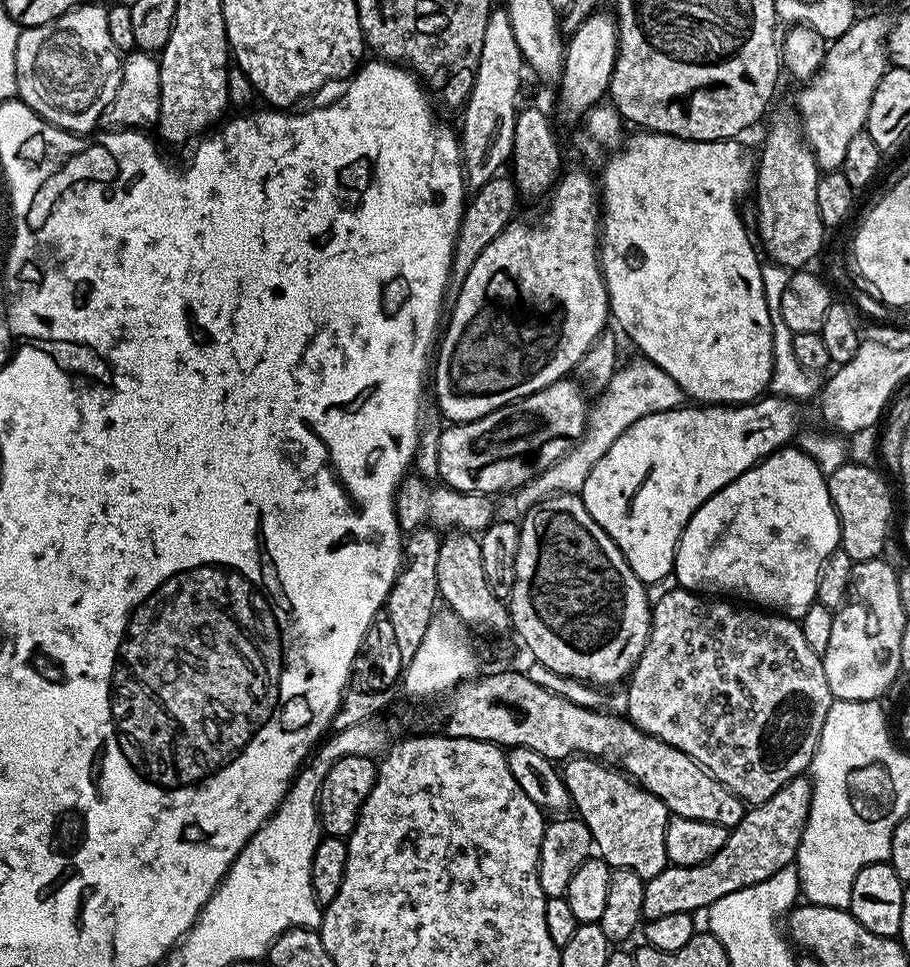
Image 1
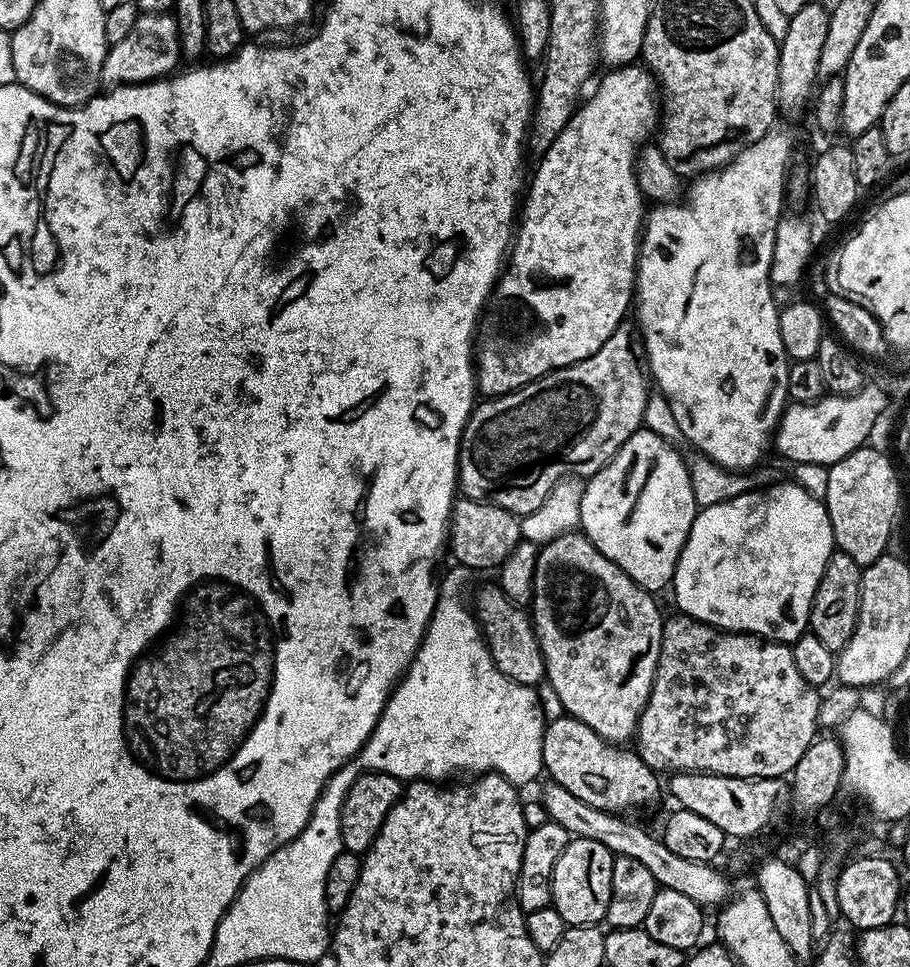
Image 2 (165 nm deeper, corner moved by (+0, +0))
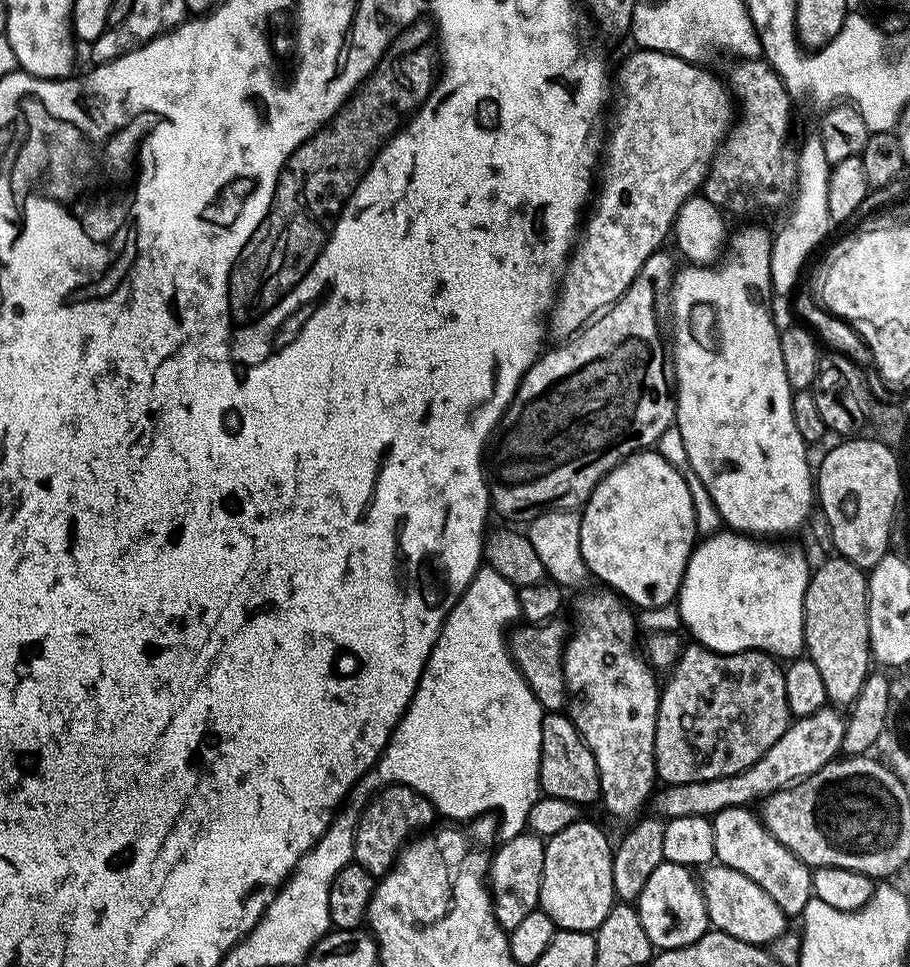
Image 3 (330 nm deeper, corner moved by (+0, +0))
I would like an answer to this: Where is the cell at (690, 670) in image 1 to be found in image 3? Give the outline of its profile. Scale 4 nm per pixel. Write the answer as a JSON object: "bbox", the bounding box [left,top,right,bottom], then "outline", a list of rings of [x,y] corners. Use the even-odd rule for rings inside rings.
{"bbox":[654,642,790,785],"outline":[[[695,642],[689,643],[681,651],[680,656],[672,665],[667,673],[668,681],[663,681],[662,691],[660,694],[660,705],[658,706],[658,714],[656,715],[656,729],[654,730],[654,762],[656,763],[657,777],[665,785],[685,784],[686,782],[706,782],[714,778],[726,778],[738,774],[742,770],[746,770],[750,766],[754,766],[754,762],[758,762],[758,758],[762,758],[766,754],[766,750],[770,750],[770,746],[774,746],[774,742],[778,742],[778,738],[782,738],[782,734],[787,730],[790,723],[790,713],[788,711],[788,703],[786,702],[786,678],[784,677],[784,668],[779,664],[777,657],[769,656],[766,652],[735,652],[734,654],[726,654],[725,652],[715,652],[702,644]]]}

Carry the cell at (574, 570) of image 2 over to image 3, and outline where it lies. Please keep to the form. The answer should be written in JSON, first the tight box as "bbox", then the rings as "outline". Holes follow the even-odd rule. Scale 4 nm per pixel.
{"bbox":[564,586,661,822],"outline":[[[596,586],[593,592],[583,592],[581,591],[579,593],[581,596],[577,598],[576,605],[572,608],[573,614],[576,615],[576,625],[574,623],[571,625],[568,642],[564,645],[564,685],[568,688],[566,712],[571,719],[572,725],[580,731],[580,737],[586,742],[586,746],[590,746],[590,750],[596,759],[598,774],[600,775],[600,800],[602,801],[602,805],[604,804],[605,810],[616,820],[628,820],[627,822],[632,822],[641,815],[640,807],[647,800],[649,803],[650,797],[654,792],[652,783],[657,783],[658,780],[656,763],[654,762],[654,730],[656,729],[656,715],[658,714],[658,706],[660,705],[661,689],[658,687],[658,680],[656,684],[657,673],[642,655],[641,649],[640,652],[636,649],[638,620],[634,615],[633,609],[617,593],[611,590],[605,590],[603,587]]]}

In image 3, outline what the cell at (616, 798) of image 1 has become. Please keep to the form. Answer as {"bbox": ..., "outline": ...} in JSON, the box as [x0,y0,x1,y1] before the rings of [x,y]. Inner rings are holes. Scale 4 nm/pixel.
{"bbox":[540,712,600,806],"outline":[[[549,712],[542,718],[540,790],[545,796],[562,798],[581,806],[600,800],[600,775],[594,754],[564,712]]]}

